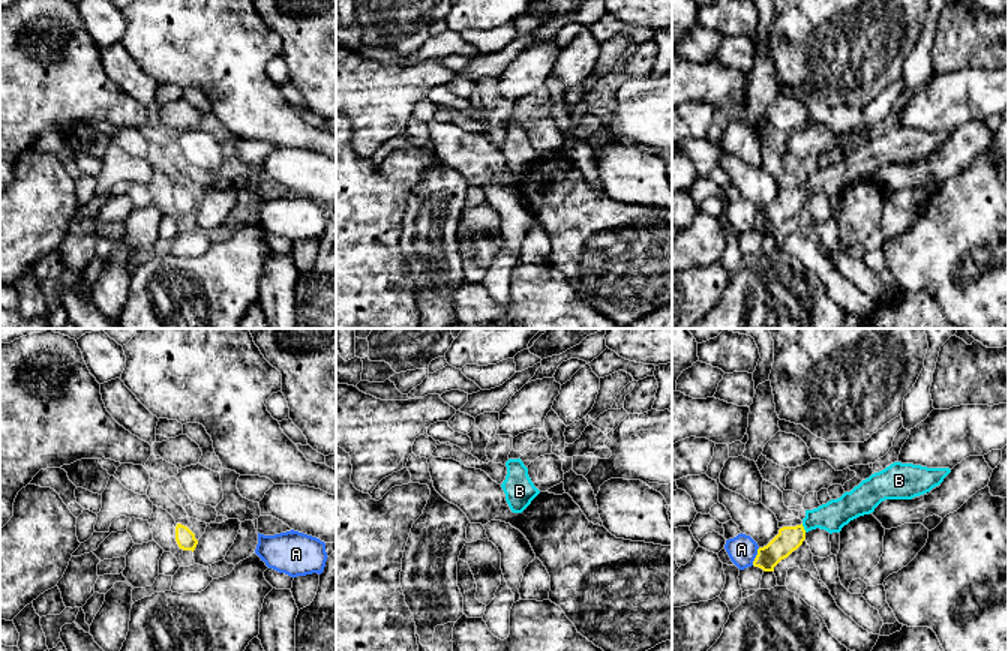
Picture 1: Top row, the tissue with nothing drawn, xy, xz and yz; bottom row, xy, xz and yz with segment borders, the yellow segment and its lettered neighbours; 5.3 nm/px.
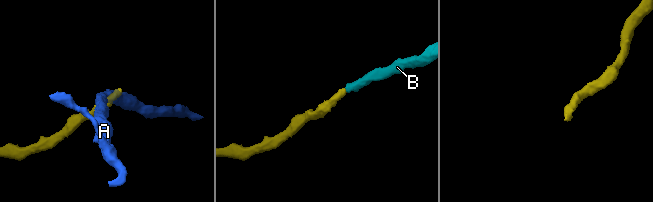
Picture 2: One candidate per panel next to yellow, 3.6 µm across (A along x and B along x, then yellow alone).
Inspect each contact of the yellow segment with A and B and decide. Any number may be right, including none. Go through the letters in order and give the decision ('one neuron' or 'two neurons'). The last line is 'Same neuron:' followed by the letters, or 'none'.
A: two neurons
B: one neuron
Same neuron: B

